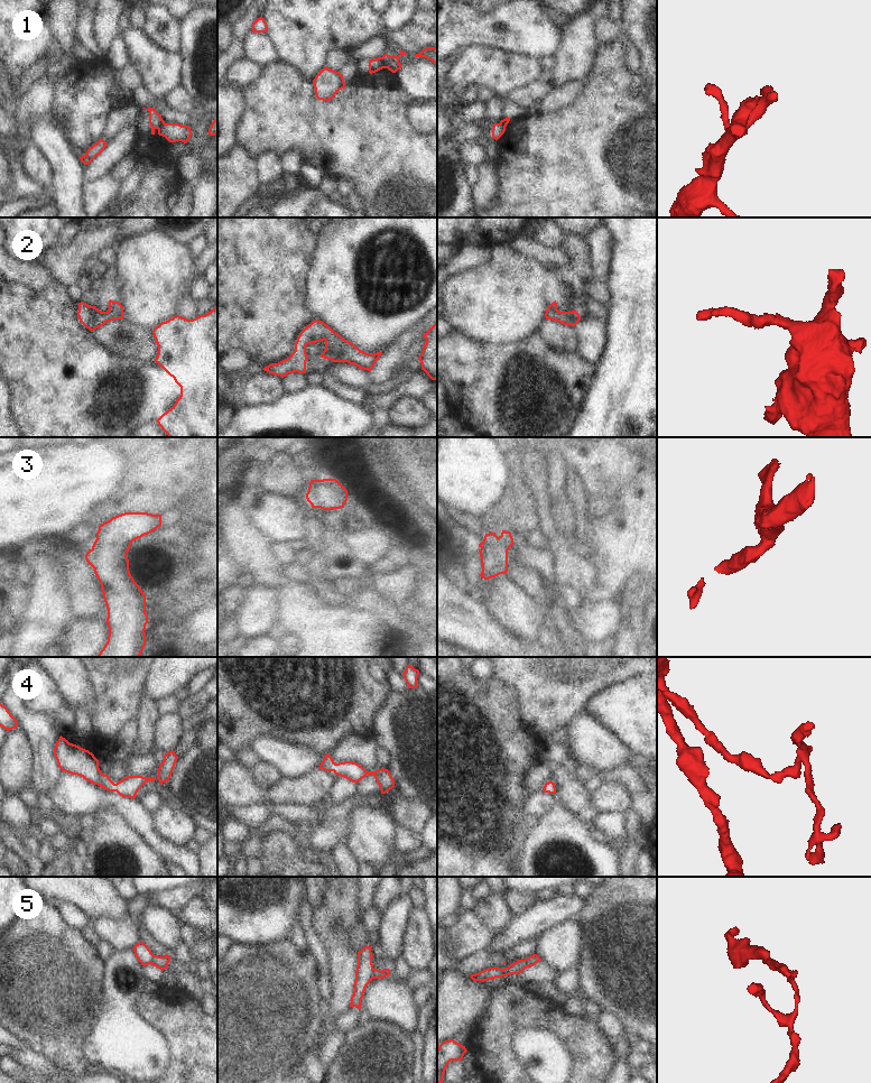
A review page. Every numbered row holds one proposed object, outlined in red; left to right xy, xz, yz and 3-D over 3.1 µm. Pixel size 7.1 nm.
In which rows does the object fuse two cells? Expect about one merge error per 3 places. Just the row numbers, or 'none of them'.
1, 5

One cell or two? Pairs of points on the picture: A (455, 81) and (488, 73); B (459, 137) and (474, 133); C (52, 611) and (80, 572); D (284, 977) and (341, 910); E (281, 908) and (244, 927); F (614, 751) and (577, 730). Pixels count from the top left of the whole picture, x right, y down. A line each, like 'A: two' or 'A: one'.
A: one
B: one
C: two
D: two
E: one
F: one

